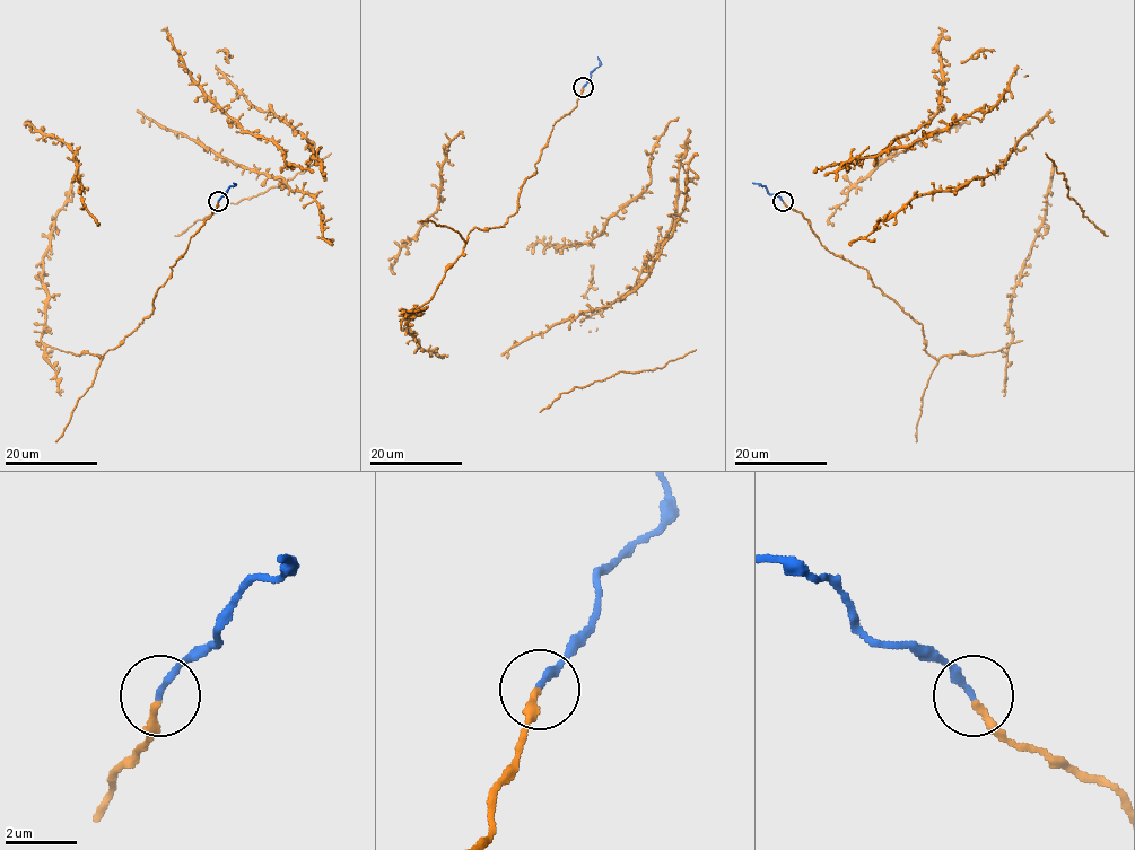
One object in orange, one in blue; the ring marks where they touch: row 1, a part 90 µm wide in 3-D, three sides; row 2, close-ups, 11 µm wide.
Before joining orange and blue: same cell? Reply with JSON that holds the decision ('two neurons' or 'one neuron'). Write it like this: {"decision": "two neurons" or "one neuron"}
{"decision": "one neuron"}

